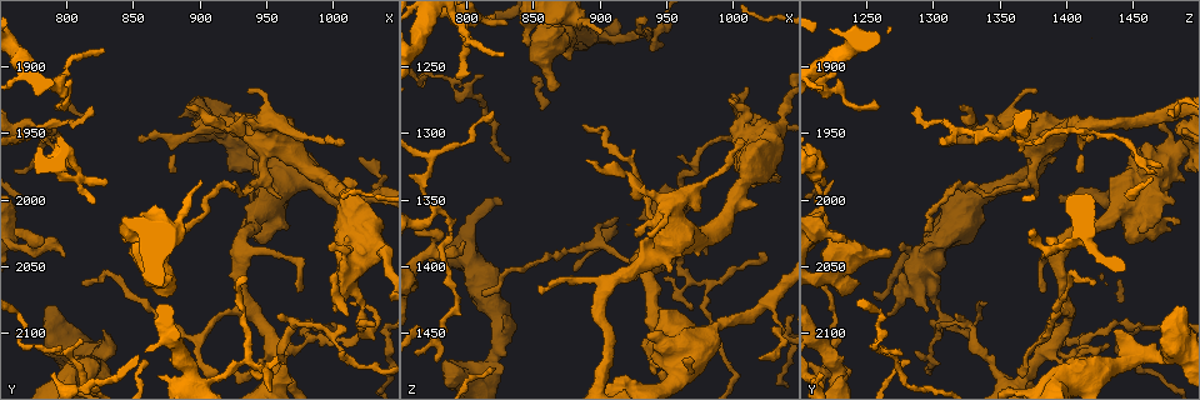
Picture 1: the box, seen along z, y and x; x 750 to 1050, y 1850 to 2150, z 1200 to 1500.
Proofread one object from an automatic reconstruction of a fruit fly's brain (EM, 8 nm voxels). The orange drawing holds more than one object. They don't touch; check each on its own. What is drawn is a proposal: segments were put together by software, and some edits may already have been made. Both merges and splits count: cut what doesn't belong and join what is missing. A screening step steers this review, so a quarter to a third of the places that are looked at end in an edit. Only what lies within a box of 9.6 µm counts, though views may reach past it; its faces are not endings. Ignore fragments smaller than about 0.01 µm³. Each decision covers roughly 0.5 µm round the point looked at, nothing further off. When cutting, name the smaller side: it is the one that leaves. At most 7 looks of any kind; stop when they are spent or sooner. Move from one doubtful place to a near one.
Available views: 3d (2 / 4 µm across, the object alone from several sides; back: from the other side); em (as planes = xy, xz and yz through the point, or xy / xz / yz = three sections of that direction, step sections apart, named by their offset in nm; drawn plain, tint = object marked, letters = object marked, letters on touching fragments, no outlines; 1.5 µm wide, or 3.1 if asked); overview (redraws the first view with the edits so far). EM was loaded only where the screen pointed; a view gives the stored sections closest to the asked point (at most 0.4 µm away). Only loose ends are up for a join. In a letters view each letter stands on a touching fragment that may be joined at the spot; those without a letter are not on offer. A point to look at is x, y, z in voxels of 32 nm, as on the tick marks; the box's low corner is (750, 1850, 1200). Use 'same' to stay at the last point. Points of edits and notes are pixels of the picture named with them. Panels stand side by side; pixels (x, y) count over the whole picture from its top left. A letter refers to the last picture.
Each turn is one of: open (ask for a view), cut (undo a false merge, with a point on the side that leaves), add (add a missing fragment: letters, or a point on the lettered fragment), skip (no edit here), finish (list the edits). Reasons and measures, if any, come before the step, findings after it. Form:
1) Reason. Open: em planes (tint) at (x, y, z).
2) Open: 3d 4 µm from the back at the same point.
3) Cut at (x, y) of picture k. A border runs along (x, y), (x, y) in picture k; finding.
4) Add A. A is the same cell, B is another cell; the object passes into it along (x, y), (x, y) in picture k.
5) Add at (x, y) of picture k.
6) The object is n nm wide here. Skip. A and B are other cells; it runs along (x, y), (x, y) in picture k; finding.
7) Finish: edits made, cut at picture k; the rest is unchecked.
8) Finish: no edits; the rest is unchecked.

Thin end. Open: 3d 2 µm at (1010, 1958, 1306).

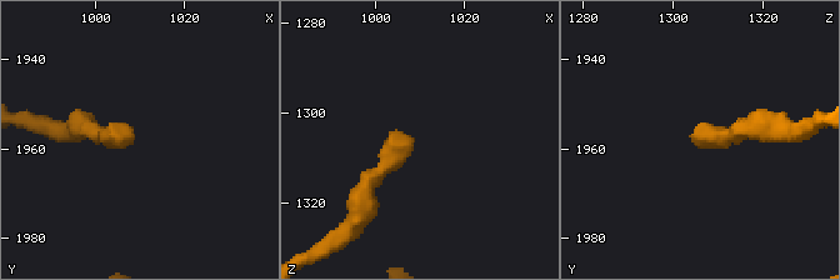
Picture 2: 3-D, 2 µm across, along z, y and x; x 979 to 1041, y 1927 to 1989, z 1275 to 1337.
Need the tissue. Open: em planes (letters) at (1008, 1956, 1306).

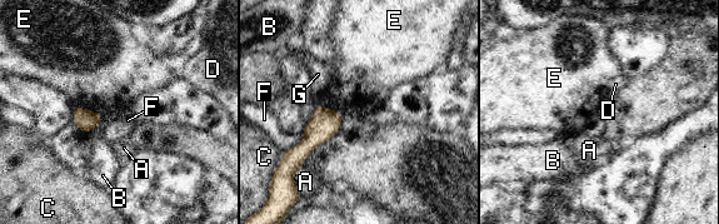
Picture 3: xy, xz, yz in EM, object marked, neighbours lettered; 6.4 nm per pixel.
The object is 140 nm wide here; the longest contact is with E, 220 nm. Skip. A, B, C, D, E, F and G are other cells; no lettered fragment goes on from it.

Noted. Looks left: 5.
Sharp bend. Open: em planes (letters) at (1036, 2090, 1334).

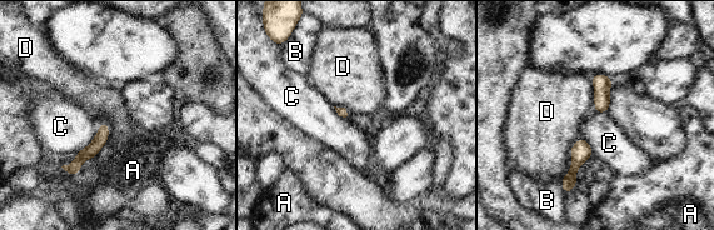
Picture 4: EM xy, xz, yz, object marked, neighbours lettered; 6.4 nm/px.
Skip. A, B, C and D are other cells; a border runs along (99, 125), (94, 138), (75, 153) in picture 4; one neuron here.

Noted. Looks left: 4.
Narrows sharply. Open: 3d 2 µm at (864, 2082, 1392).

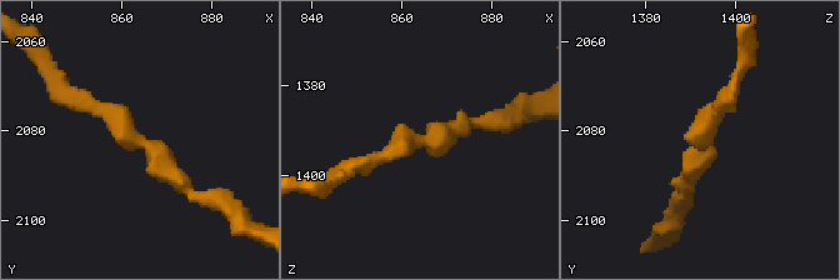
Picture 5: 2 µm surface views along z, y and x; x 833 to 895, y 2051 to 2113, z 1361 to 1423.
Need the tissue. Open: em planes (plain) at (863, 2082, 1393).

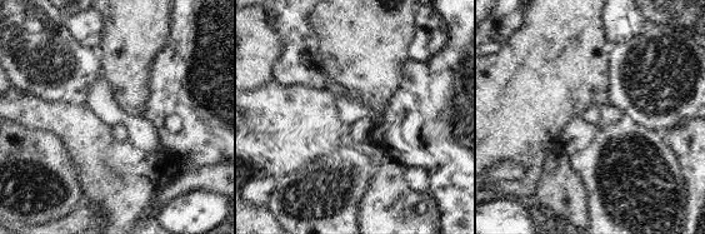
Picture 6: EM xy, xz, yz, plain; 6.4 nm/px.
Open: em planes (letters) at the same point.

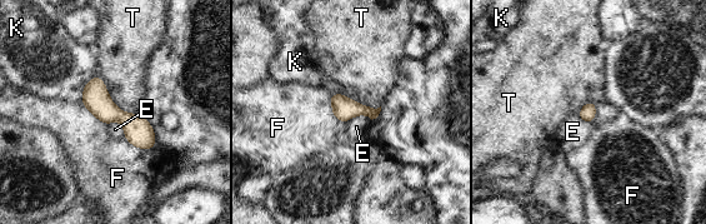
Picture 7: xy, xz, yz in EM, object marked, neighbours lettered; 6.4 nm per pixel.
The object is 110 nm wide here. Skip. E, F, K and T are other cells; it runs along (88, 86), (153, 142) in picture 7; continuous, no second neuron.

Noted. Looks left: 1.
Finish: no edits; the rest is unchecked.

